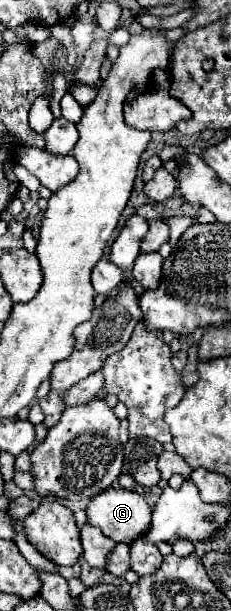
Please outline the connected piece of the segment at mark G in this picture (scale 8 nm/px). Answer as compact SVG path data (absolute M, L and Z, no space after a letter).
M111 486L107 492L103 492L103 496L95 496L95 500L91 500L91 504L87 508L87 518L89 518L89 524L101 528L103 534L109 536L111 540L133 544L151 526L151 506L145 502L145 498L141 494Z

